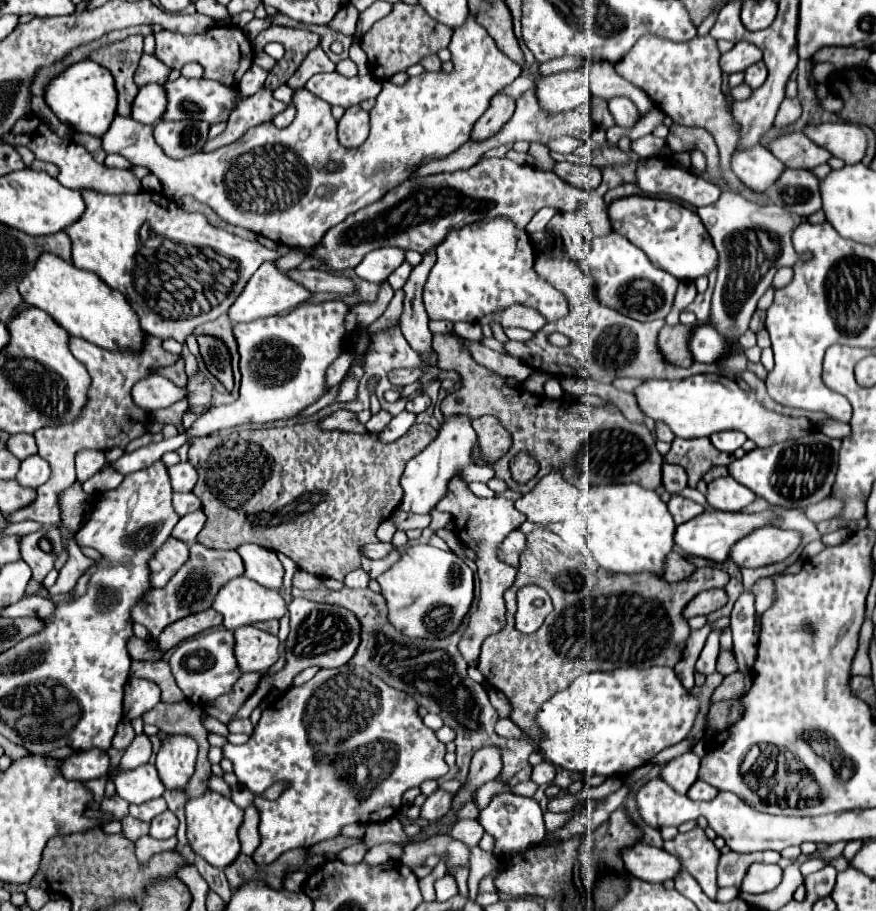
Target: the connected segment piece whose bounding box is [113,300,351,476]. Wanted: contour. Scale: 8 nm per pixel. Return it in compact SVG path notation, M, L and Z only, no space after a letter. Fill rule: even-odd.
M325 300L325 302L319 302L319 304L313 304L313 302L299 304L295 310L291 310L285 316L267 316L267 318L259 318L259 320L253 320L253 322L235 324L233 326L233 336L235 336L237 350L239 350L239 370L241 370L239 400L235 400L231 406L209 408L207 412L203 412L197 418L197 422L187 430L187 434L179 434L175 438L161 440L161 442L151 444L151 446L143 446L141 450L135 450L131 454L125 452L117 462L113 462L113 468L125 476L125 474L131 474L131 472L137 472L141 468L151 466L151 462L159 460L169 450L177 450L189 438L207 436L207 434L213 434L217 430L237 428L237 426L243 426L243 424L251 424L251 422L263 424L263 422L289 420L289 418L299 416L307 406L315 404L327 392L327 382L325 382L327 368L351 344L351 334L347 334L347 328L345 328L345 316L347 314L349 314L349 306L345 302L341 302L341 300Z

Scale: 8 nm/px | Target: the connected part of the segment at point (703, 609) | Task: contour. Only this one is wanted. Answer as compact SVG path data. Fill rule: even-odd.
M721 588L701 592L685 606L683 618L693 618L693 616L699 616L699 614L711 614L711 612L719 610L725 602L727 602L727 594Z

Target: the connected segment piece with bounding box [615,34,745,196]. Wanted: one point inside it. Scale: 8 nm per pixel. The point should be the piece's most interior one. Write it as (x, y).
(684, 80)

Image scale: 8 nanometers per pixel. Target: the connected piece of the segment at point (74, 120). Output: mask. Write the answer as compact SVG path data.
M93 60L77 62L69 66L63 74L59 74L55 80L51 80L51 84L45 90L45 102L63 124L75 128L77 132L91 134L97 138L101 138L103 132L109 130L117 114L117 90L111 72L107 72L107 68L99 66Z

